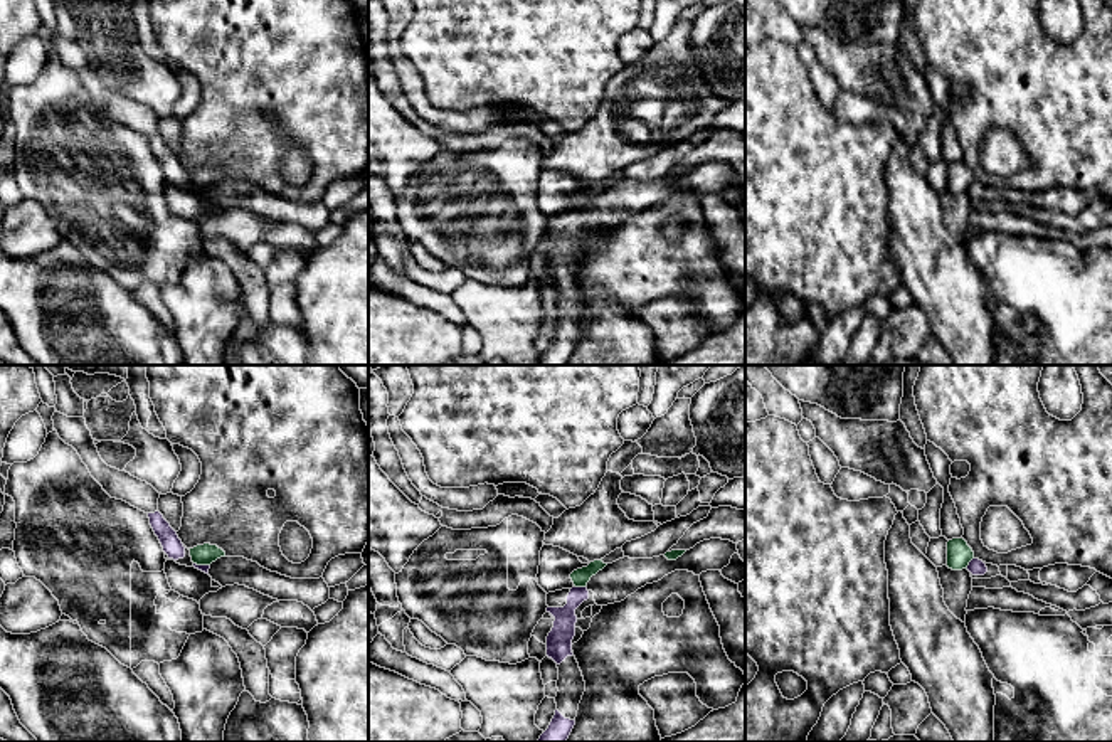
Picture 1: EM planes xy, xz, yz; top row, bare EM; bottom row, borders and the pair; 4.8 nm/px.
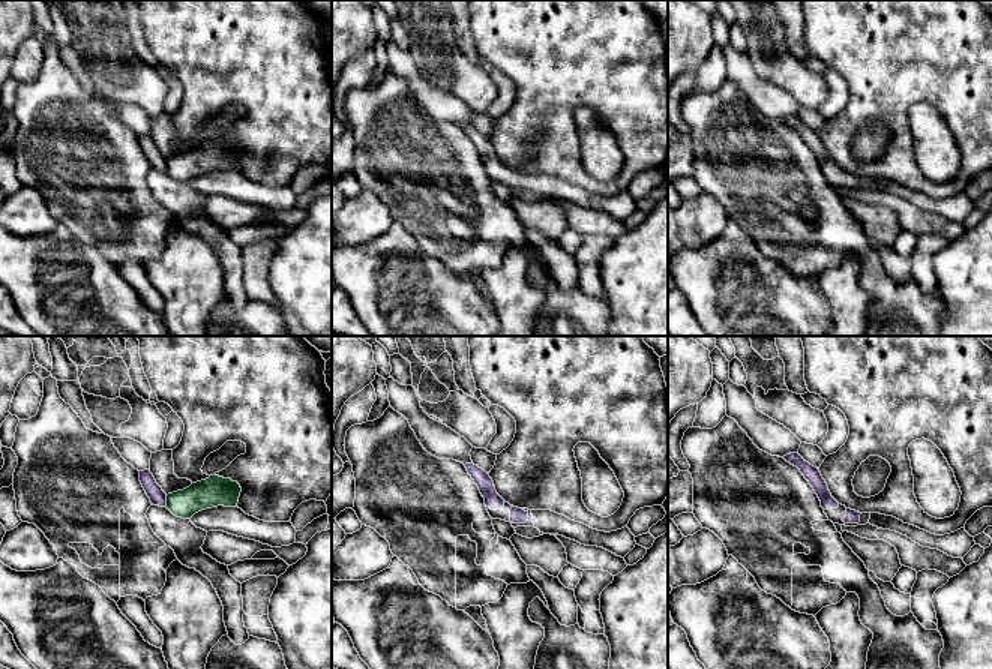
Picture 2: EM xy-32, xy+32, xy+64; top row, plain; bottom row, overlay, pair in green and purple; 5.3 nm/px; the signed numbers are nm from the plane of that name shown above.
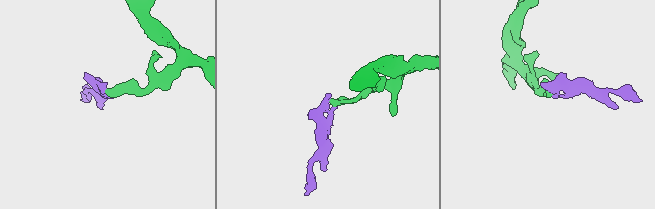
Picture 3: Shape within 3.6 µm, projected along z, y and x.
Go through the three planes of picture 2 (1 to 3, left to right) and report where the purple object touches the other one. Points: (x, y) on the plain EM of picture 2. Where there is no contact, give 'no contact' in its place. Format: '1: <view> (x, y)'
1: xy-32 (167, 165)
2: no contact
3: no contact

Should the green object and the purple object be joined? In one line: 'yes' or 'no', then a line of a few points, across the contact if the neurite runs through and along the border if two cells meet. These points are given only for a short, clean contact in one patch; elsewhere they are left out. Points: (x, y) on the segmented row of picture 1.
no; line yz (973, 557), (966, 567)

